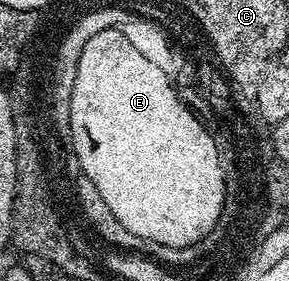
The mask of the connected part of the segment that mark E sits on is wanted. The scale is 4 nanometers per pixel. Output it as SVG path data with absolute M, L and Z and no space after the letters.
M105 30L88 44L84 44L84 52L80 52L80 60L76 64L76 80L72 84L70 93L70 143L73 152L79 160L79 168L92 184L96 184L96 192L104 196L104 204L112 208L112 216L130 233L148 241L156 241L158 244L166 244L168 248L184 248L193 246L201 238L208 236L213 226L220 220L221 209L224 208L226 194L225 172L220 165L217 146L211 131L204 125L203 119L198 117L181 101L175 85L171 82L171 75L165 74L156 68L155 64L135 49L135 45L128 41L127 37L120 34L118 30Z

